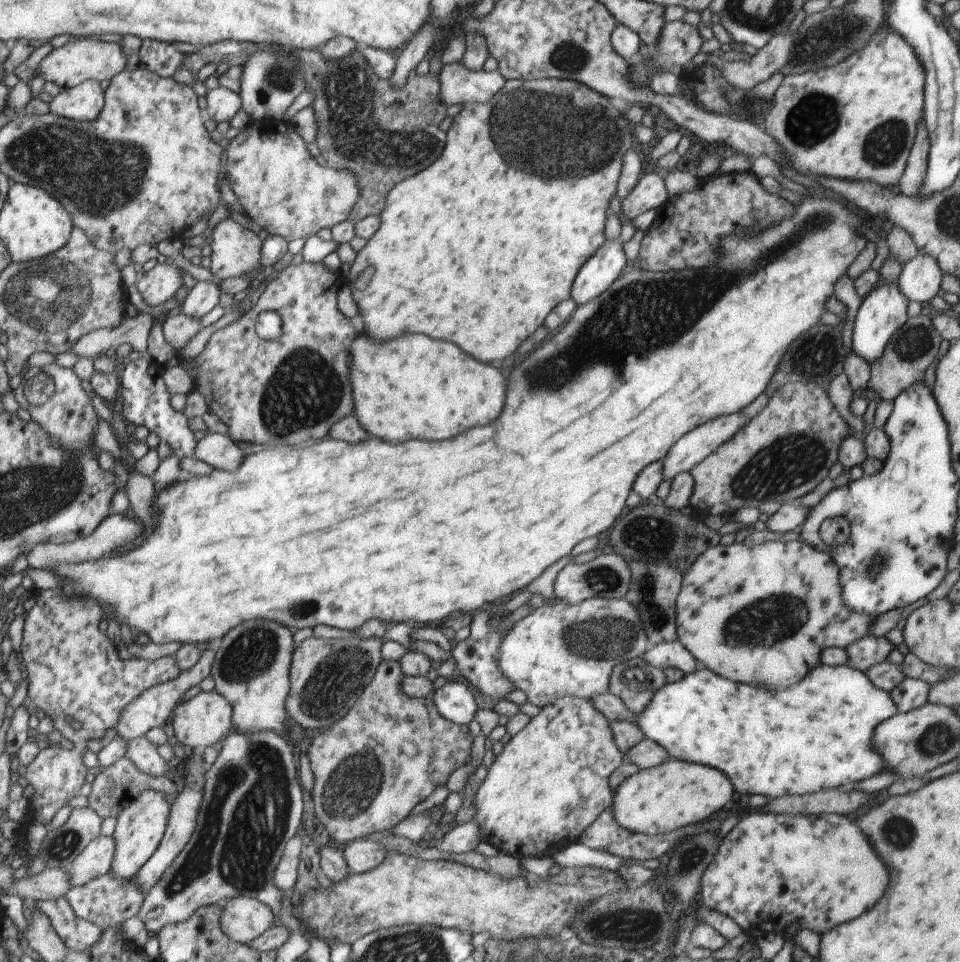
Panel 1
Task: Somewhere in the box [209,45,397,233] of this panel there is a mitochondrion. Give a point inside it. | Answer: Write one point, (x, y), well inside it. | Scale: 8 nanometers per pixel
(278, 78)

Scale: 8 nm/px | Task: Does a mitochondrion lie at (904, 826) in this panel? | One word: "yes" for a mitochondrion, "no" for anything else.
yes

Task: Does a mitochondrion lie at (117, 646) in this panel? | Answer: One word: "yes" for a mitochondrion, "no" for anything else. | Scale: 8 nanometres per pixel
no

